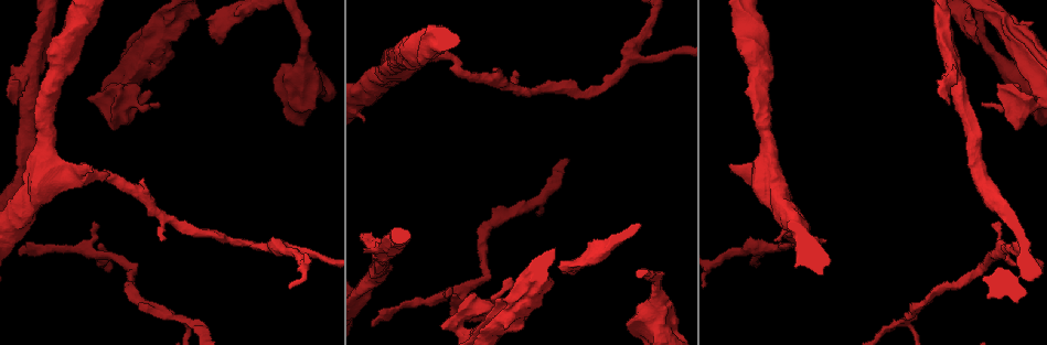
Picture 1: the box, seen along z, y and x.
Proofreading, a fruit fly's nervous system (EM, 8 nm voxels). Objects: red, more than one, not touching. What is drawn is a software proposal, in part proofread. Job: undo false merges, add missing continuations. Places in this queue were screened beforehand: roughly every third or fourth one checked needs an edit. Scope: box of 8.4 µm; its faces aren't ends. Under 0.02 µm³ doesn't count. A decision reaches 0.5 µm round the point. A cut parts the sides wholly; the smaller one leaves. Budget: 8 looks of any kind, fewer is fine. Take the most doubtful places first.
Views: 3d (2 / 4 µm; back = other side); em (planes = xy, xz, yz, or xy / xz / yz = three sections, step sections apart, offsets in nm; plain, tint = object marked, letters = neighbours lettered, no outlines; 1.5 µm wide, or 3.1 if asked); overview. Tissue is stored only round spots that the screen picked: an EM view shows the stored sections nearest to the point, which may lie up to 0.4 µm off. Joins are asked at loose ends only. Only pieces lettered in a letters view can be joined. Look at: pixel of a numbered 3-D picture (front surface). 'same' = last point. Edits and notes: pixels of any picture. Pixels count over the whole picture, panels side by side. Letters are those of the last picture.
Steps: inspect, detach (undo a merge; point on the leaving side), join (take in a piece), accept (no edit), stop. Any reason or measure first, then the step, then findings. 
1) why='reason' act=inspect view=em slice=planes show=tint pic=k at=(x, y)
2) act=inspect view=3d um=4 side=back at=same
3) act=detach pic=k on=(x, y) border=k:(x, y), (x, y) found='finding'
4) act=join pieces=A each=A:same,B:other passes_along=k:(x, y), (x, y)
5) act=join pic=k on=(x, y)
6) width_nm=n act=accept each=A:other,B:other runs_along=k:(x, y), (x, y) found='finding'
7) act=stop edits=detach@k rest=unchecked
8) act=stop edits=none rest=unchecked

why='branch stops here' act=inspect view=3d um=4 pic=1 at=(573, 273)

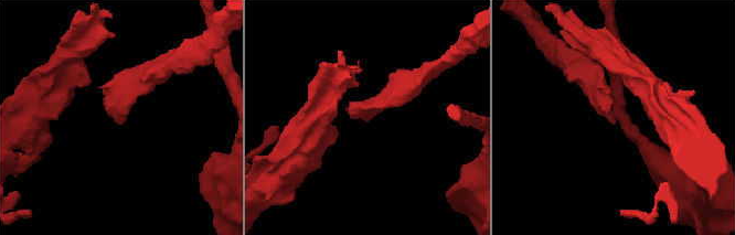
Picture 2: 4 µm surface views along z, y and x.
why='now the EM' act=inspect view=em slice=planes show=plain pic=2 at=(120, 123)

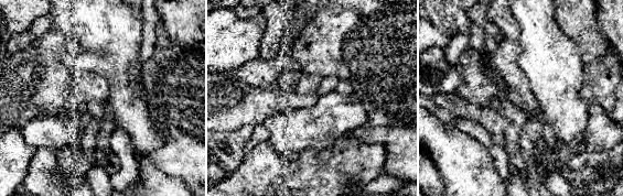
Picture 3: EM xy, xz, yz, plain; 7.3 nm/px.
why='what lies round it' act=inspect view=em slice=planes show=letters at=same

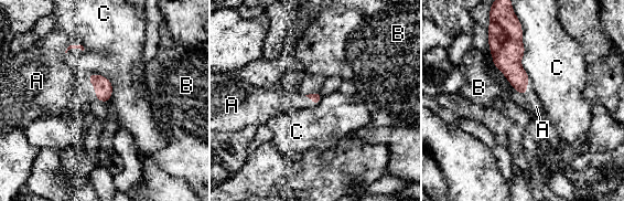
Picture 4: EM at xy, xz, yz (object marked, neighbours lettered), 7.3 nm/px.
act=join pieces=A each=A:same,B:other,C:other found='it goes on there'

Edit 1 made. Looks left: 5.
why='branch stops here' act=inspect view=em slice=planes show=letters pic=1 at=(162, 238)

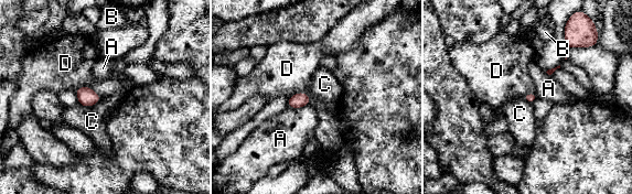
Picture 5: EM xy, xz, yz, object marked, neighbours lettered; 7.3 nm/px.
act=accept each=A:other,B:other,C:other,D:other border=5:(288, 98), (306, 93), (310, 104) found='none of them fits'

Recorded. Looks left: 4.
why='thin end' act=inspect view=em slice=planes show=letters pic=1 at=(452, 288)

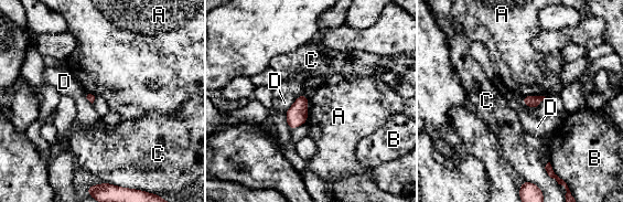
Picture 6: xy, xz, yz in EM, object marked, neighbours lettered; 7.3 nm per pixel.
act=accept each=A:other,B:other,C:other,D:other border=6:(308, 97), (308, 119), (305, 121) found='no lettered piece goes on from it'

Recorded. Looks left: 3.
act=stop edits=join@4 rest=unchecked

